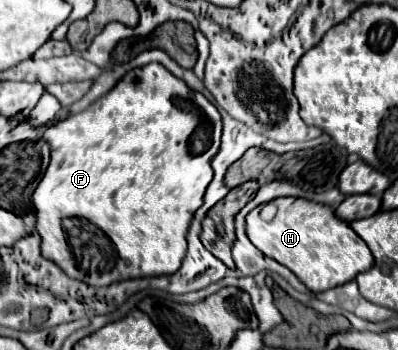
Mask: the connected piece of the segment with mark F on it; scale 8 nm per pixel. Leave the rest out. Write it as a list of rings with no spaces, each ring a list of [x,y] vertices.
[[[151,63],[145,67],[131,69],[123,79],[117,81],[117,85],[103,95],[99,101],[91,103],[85,111],[77,115],[69,115],[63,121],[51,123],[51,127],[45,129],[47,143],[51,145],[51,163],[37,185],[33,193],[33,203],[35,203],[35,215],[37,215],[37,231],[43,239],[41,243],[41,253],[43,257],[55,261],[69,277],[85,281],[87,285],[109,285],[121,279],[133,279],[133,277],[151,277],[151,275],[167,275],[175,273],[181,267],[181,261],[187,251],[187,229],[189,221],[193,219],[193,213],[203,205],[203,195],[213,179],[213,169],[211,169],[211,159],[219,151],[219,139],[221,139],[221,115],[217,107],[199,91],[193,91],[187,87],[187,83],[179,77],[175,77],[169,69],[165,69],[159,63]]]

